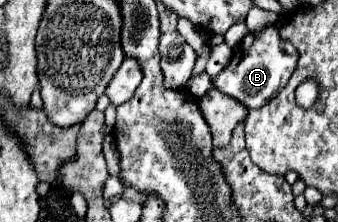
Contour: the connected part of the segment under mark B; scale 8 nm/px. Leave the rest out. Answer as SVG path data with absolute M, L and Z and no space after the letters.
M274 25L264 27L262 31L248 33L234 49L232 49L232 59L226 69L222 69L220 75L212 79L212 85L220 89L222 93L234 97L248 109L258 109L264 107L290 79L298 63L298 51L292 43L282 41L280 33Z

